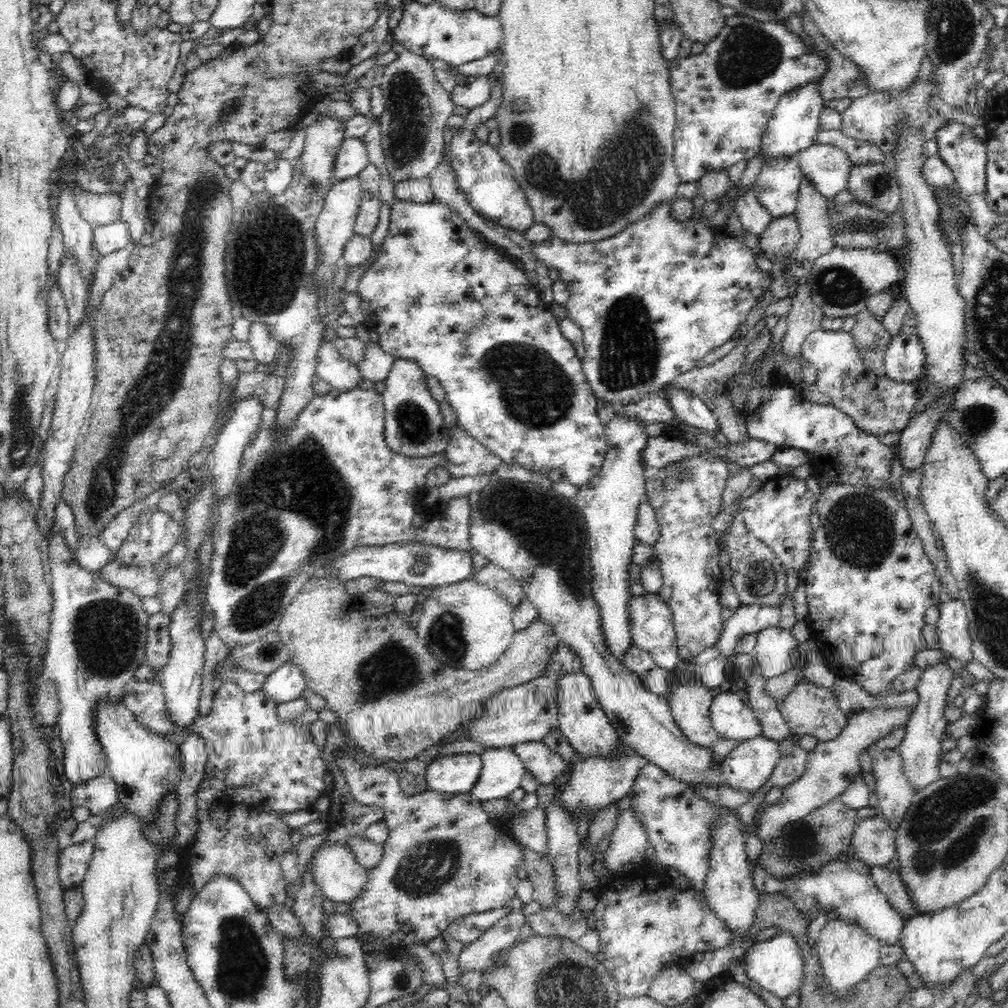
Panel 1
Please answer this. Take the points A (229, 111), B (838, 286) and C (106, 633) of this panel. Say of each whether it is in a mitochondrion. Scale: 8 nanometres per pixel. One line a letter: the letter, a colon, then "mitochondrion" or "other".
A: mitochondrion
B: mitochondrion
C: mitochondrion

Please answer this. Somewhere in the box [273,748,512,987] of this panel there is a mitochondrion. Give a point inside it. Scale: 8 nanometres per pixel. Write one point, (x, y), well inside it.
(427, 868)

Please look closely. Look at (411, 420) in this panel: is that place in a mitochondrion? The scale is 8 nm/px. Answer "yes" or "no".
yes

